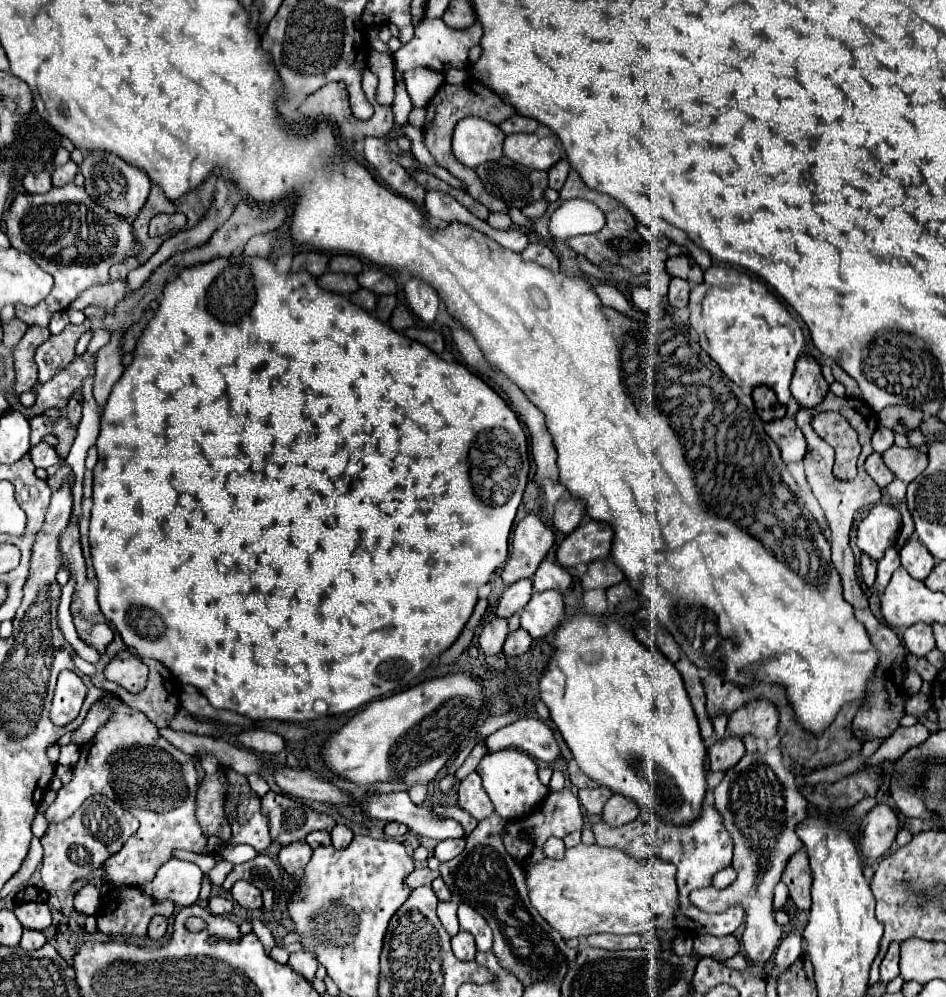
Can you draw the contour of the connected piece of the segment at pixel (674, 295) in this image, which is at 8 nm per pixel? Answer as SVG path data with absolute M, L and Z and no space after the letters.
M671 278L669 284L669 304L675 308L685 308L689 302L689 292L691 292L691 284L679 278Z

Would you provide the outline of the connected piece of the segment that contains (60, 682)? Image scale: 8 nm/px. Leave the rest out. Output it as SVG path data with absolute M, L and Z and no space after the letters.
M62 671L57 679L57 688L49 712L51 722L57 726L73 722L81 710L85 696L87 696L87 686L83 684L83 680L75 672Z

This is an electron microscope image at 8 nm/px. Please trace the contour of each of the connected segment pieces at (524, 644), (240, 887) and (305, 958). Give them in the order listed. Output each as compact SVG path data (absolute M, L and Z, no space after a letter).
M519 628L519 630L515 630L515 632L511 632L507 636L503 652L505 652L505 656L521 656L521 654L525 654L529 650L531 642L533 642L533 638L529 636L529 632Z
M237 880L235 882L235 886L231 888L231 896L233 896L235 902L239 902L247 910L263 906L261 890L257 886L253 886L251 882L245 882L245 880Z
M291 952L289 966L299 974L303 974L307 980L313 980L317 970L317 960L309 952Z

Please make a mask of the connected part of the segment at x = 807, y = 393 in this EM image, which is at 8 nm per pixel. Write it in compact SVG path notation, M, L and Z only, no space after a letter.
M799 356L795 374L791 380L791 394L799 402L799 406L813 408L823 402L829 392L829 384L821 374L821 366L813 356Z

